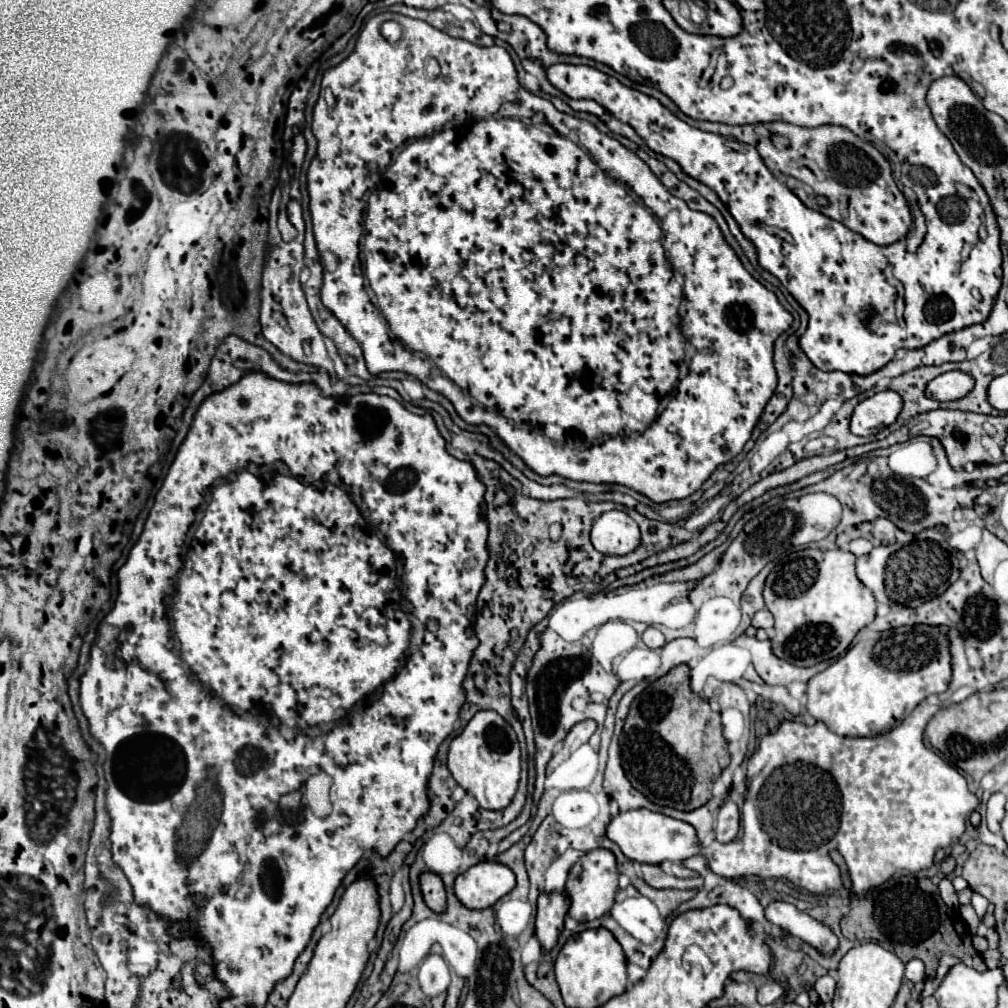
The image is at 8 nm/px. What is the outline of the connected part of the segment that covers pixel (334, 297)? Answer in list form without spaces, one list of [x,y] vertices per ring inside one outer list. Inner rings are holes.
[[[379,13],[365,23],[365,27],[355,43],[353,53],[345,61],[341,61],[339,65],[331,67],[323,73],[321,85],[327,85],[331,89],[335,103],[331,105],[325,99],[325,95],[321,93],[315,107],[313,107],[313,133],[319,141],[319,147],[317,147],[315,159],[311,161],[311,167],[307,171],[309,173],[309,197],[311,197],[309,209],[311,209],[317,249],[333,251],[339,257],[337,269],[325,271],[321,299],[323,299],[325,307],[361,343],[363,355],[367,361],[367,369],[373,375],[383,373],[383,371],[405,371],[409,375],[415,375],[429,389],[443,393],[455,405],[457,413],[467,423],[471,423],[471,425],[485,423],[485,425],[495,427],[499,437],[509,445],[509,449],[515,451],[537,475],[545,477],[545,475],[555,473],[555,475],[561,475],[565,479],[573,479],[573,481],[619,483],[619,485],[627,485],[627,487],[647,495],[655,503],[685,499],[685,497],[693,495],[719,465],[729,463],[743,449],[743,445],[751,439],[751,431],[753,431],[755,423],[759,421],[769,397],[773,395],[773,389],[777,387],[777,375],[775,375],[775,367],[773,367],[773,343],[783,331],[789,329],[793,317],[789,311],[785,311],[781,307],[775,293],[765,289],[759,281],[755,281],[749,275],[749,271],[741,265],[735,251],[725,243],[725,239],[723,239],[723,235],[721,235],[721,231],[711,215],[701,213],[701,211],[693,211],[687,207],[687,203],[683,199],[671,195],[665,189],[665,185],[653,175],[653,171],[631,149],[623,147],[617,139],[603,135],[589,121],[583,121],[583,119],[577,119],[577,117],[571,117],[571,115],[557,111],[551,101],[523,89],[519,85],[511,55],[503,47],[497,47],[497,45],[479,47],[479,45],[469,43],[465,39],[449,37],[447,33],[431,27],[425,21],[411,19],[411,17],[405,17],[399,13]],[[385,21],[397,21],[401,25],[403,35],[399,41],[389,43],[383,37],[381,25]],[[429,59],[437,59],[437,63],[441,65],[441,73],[437,77],[427,75],[425,65]],[[361,123],[367,125],[369,131],[375,133],[377,137],[395,143],[396,147],[401,147],[405,145],[406,141],[409,141],[409,145],[399,153],[395,163],[391,163],[387,167],[383,181],[375,189],[373,189],[375,183],[373,183],[371,171],[369,171],[371,167],[375,167],[375,163],[373,163],[375,155],[369,155],[367,163],[365,163],[365,157],[357,155],[357,147],[351,145],[357,139],[355,135],[357,133],[361,135],[361,131],[357,131],[357,129],[361,129]],[[569,133],[575,133],[579,143],[573,143],[571,139],[567,139]],[[369,189],[373,189],[373,191],[369,195],[367,213],[365,213],[367,235],[365,235],[365,249],[363,249],[365,257],[363,259],[365,259],[367,279],[371,283],[371,289],[377,295],[377,303],[379,303],[383,313],[379,313],[377,307],[373,307],[373,303],[369,301],[369,295],[365,291],[365,279],[361,273],[361,261],[359,261],[359,237],[361,237],[361,221],[363,221],[363,209],[365,209],[363,197],[365,197],[365,191],[369,191]],[[673,269],[683,277],[683,285],[677,283]],[[593,287],[605,287],[603,289],[603,305],[593,303]],[[389,327],[395,333],[395,337],[409,349],[405,349],[399,341],[393,341],[389,337]],[[683,337],[689,339],[689,343],[697,349],[697,353],[691,359],[689,373],[677,381],[679,361],[683,359],[683,349],[681,349],[681,345],[677,347],[677,343],[681,343]],[[411,349],[425,353],[427,359],[435,361],[435,365],[447,377],[431,361],[417,357]],[[461,389],[467,391],[471,397],[475,397],[483,407],[477,401],[467,399]],[[505,417],[517,425],[531,425],[535,429],[541,429],[545,435],[549,435],[553,441],[559,441],[559,443],[565,439],[573,439],[573,437],[583,437],[585,443],[593,443],[593,441],[599,441],[605,437],[609,437],[609,439],[603,443],[595,443],[591,447],[579,447],[579,445],[563,445],[561,447],[561,445],[553,443],[551,439],[541,437],[541,433],[535,433],[531,429],[517,429],[517,427],[509,425],[509,421]]]

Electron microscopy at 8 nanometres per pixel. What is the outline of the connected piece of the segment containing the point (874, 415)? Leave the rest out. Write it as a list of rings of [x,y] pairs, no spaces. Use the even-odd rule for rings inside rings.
[[[881,391],[861,401],[851,415],[849,429],[853,435],[875,435],[877,431],[891,425],[903,407],[901,397],[895,391]]]

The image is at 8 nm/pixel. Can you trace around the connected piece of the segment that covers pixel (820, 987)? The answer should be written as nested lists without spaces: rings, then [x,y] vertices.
[[[823,975],[823,977],[819,977],[819,979],[815,981],[813,989],[817,991],[817,995],[821,997],[823,1003],[825,1003],[825,1001],[831,1001],[831,999],[833,999],[833,993],[835,993],[835,979],[833,979],[833,975]]]

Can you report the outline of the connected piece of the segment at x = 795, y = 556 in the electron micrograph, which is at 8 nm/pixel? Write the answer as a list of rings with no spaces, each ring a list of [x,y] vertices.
[[[803,549],[803,551],[793,551],[777,561],[763,589],[765,605],[775,617],[775,635],[771,637],[771,645],[777,657],[799,667],[811,667],[817,665],[819,661],[837,659],[847,651],[853,637],[875,619],[877,601],[873,593],[869,593],[869,589],[861,585],[855,573],[855,561],[857,557],[851,551],[843,551],[843,549],[833,549],[833,551]]]

